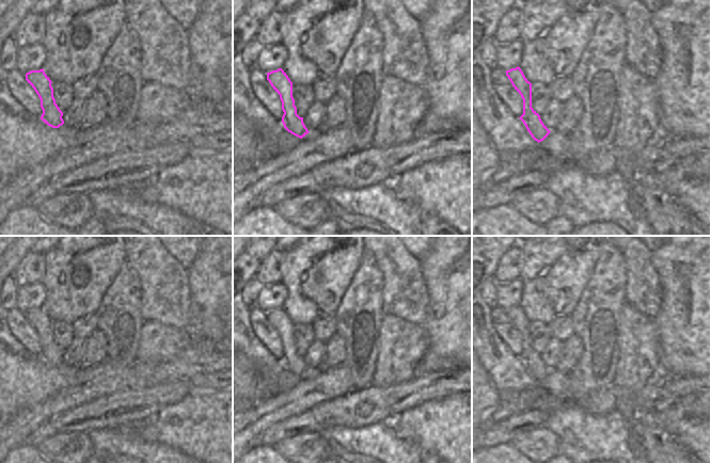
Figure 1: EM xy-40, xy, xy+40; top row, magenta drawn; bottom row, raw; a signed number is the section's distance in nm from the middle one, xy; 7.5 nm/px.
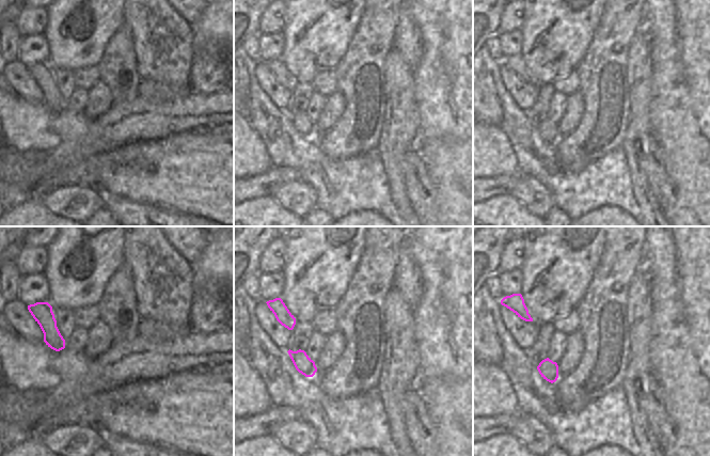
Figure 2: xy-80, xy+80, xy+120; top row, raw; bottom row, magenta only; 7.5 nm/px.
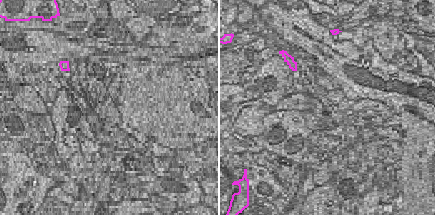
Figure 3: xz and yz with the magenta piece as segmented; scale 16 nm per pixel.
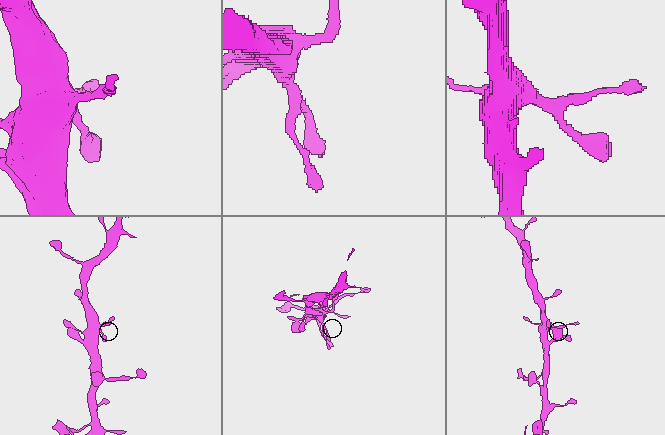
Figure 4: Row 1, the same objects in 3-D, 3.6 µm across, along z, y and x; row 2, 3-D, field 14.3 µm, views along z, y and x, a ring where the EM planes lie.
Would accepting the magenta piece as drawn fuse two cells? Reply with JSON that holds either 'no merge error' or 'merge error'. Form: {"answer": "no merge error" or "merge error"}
{"answer": "no merge error"}

